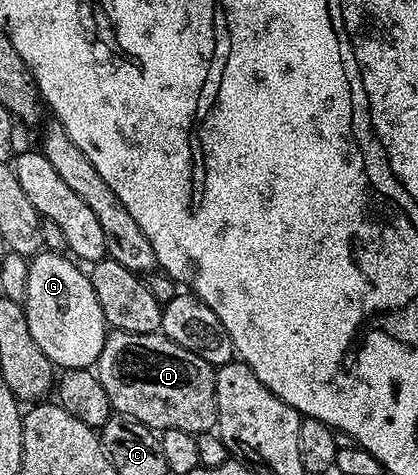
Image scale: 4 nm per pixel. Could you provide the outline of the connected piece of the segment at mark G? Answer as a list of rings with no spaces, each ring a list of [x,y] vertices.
[[[62,252],[35,254],[29,263],[24,305],[32,340],[40,344],[40,352],[44,352],[55,367],[91,369],[104,348],[108,327],[104,312],[100,312],[100,300],[96,300],[96,292],[92,292],[89,273],[73,257]]]

